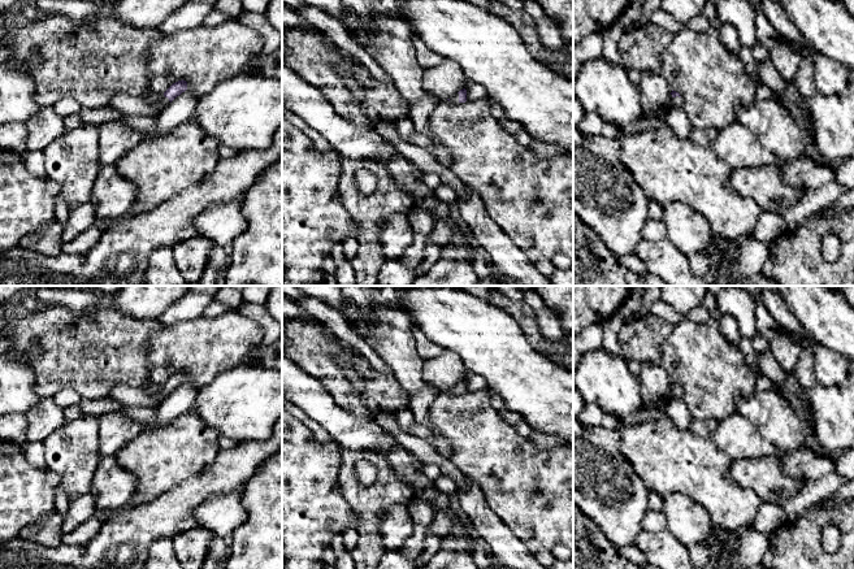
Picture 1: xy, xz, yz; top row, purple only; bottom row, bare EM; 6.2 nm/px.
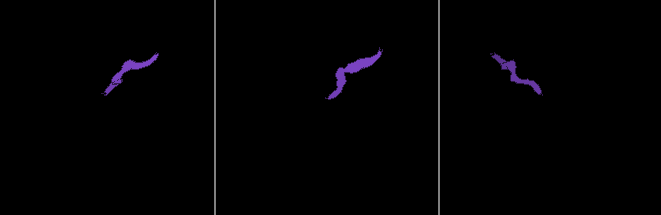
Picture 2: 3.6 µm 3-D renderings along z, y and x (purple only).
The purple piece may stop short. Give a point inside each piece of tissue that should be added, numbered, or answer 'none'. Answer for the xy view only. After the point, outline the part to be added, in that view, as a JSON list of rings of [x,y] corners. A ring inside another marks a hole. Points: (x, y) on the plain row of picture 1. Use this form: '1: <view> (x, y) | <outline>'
1: xy (129, 396) | [[[116,383],[109,396],[118,401],[122,408],[157,408],[169,394],[164,386],[159,392],[149,394],[146,387]]]

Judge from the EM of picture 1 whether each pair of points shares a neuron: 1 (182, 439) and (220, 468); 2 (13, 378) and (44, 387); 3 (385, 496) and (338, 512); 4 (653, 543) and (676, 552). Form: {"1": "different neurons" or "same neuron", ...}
{"1": "different neurons", "2": "different neurons", "3": "different neurons", "4": "same neuron"}

